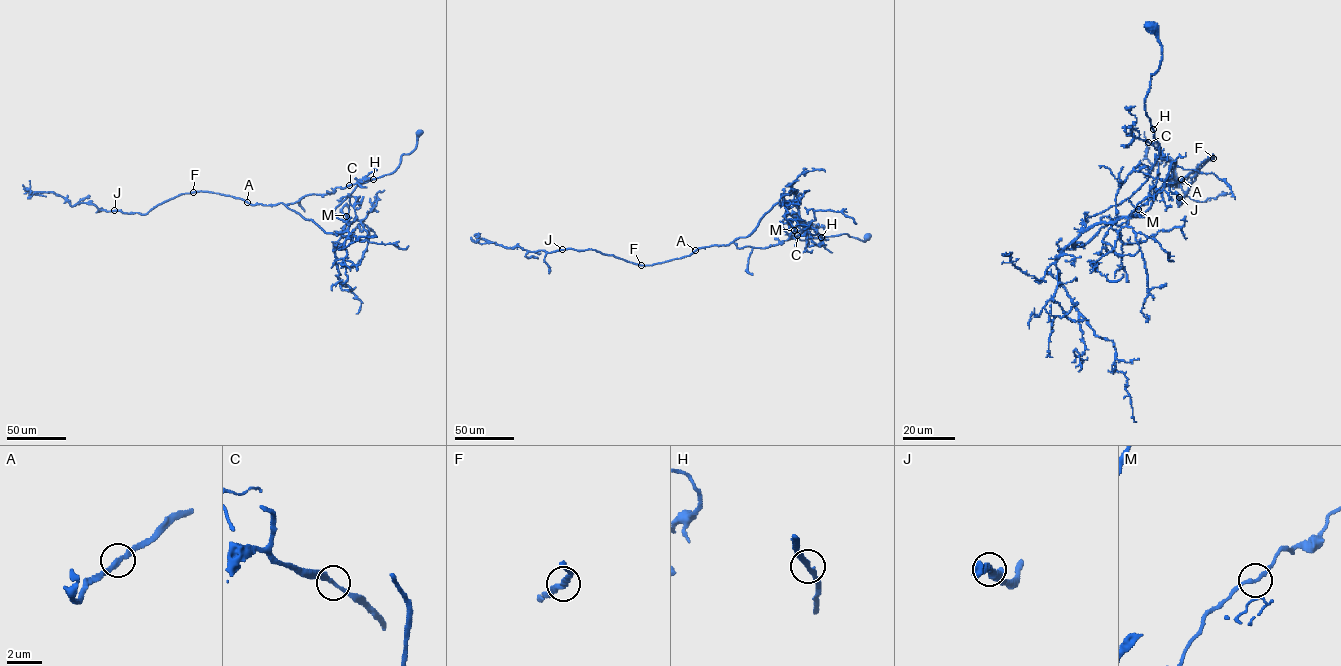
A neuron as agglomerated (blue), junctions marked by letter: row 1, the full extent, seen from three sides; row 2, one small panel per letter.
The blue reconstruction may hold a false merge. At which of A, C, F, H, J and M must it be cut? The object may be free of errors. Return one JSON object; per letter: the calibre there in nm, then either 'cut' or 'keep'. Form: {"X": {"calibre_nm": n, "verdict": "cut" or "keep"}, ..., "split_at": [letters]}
{"A": {"calibre_nm": 220, "verdict": "keep"}, "C": {"calibre_nm": 200, "verdict": "keep"}, "F": {"calibre_nm": 260, "verdict": "keep"}, "H": {"calibre_nm": 220, "verdict": "keep"}, "J": {"calibre_nm": 320, "verdict": "keep"}, "M": {"calibre_nm": 200, "verdict": "keep"}, "split_at": []}

